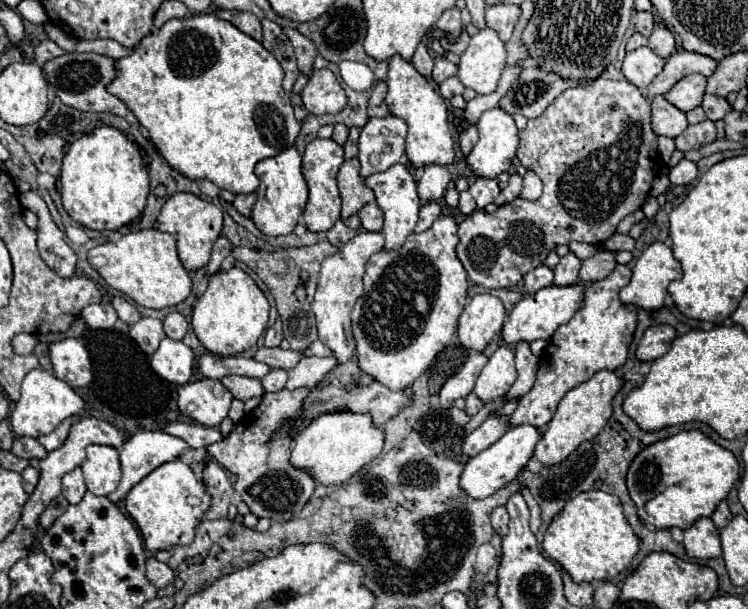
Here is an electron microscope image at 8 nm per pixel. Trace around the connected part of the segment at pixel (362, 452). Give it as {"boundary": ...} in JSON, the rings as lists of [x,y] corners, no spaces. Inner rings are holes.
{"boundary":[[[340,410],[340,412],[326,412],[324,416],[316,416],[316,420],[312,420],[304,430],[300,430],[296,438],[298,440],[294,440],[296,444],[292,448],[290,462],[296,468],[308,470],[318,482],[326,486],[334,486],[346,482],[362,466],[372,462],[382,452],[386,434],[382,428],[378,428],[372,422],[372,416],[368,416],[368,412],[354,414],[348,410]]]}

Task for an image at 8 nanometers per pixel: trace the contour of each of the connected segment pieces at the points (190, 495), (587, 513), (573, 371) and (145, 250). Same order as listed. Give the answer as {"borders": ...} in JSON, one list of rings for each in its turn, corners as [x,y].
{"borders":[[[[172,460],[162,464],[146,478],[142,478],[124,498],[126,510],[136,522],[144,546],[150,552],[172,550],[180,544],[190,544],[194,540],[196,526],[202,522],[204,512],[210,508],[210,496],[200,480],[194,478],[194,472],[182,460]]],[[[590,490],[566,502],[564,510],[550,522],[542,548],[576,584],[604,582],[626,570],[638,552],[638,538],[622,514],[620,500],[612,494]]],[[[616,266],[610,276],[604,280],[592,282],[584,288],[584,304],[582,308],[570,318],[570,322],[562,324],[550,344],[548,350],[540,356],[540,368],[536,374],[534,388],[520,398],[518,408],[510,416],[510,426],[530,424],[534,428],[544,428],[560,398],[572,390],[574,386],[590,380],[600,370],[618,370],[628,358],[628,344],[632,342],[632,334],[636,328],[636,310],[632,306],[624,306],[618,300],[618,292],[630,282],[630,268]]],[[[138,230],[116,242],[106,242],[88,250],[90,266],[106,280],[108,286],[130,296],[144,308],[168,308],[184,302],[192,290],[192,280],[176,254],[176,238],[160,230]]]]}

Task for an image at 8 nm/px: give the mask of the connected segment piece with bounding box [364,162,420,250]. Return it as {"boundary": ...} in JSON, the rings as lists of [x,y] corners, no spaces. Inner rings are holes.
{"boundary":[[[398,162],[384,172],[376,172],[372,176],[368,176],[364,182],[366,182],[366,186],[370,186],[374,190],[376,202],[384,212],[384,228],[382,228],[382,234],[386,238],[384,250],[398,250],[404,244],[406,236],[410,236],[414,232],[414,226],[418,222],[420,198],[416,194],[416,180],[410,174],[410,170]]]}

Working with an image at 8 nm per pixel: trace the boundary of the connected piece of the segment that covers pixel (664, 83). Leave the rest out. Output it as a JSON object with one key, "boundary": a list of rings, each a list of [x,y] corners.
{"boundary":[[[678,50],[674,52],[668,60],[664,70],[652,80],[652,84],[648,86],[648,96],[658,96],[658,94],[666,94],[680,78],[700,72],[704,76],[712,76],[712,72],[718,68],[718,62],[712,60],[710,56],[698,54],[698,52],[686,52],[686,50]]]}

